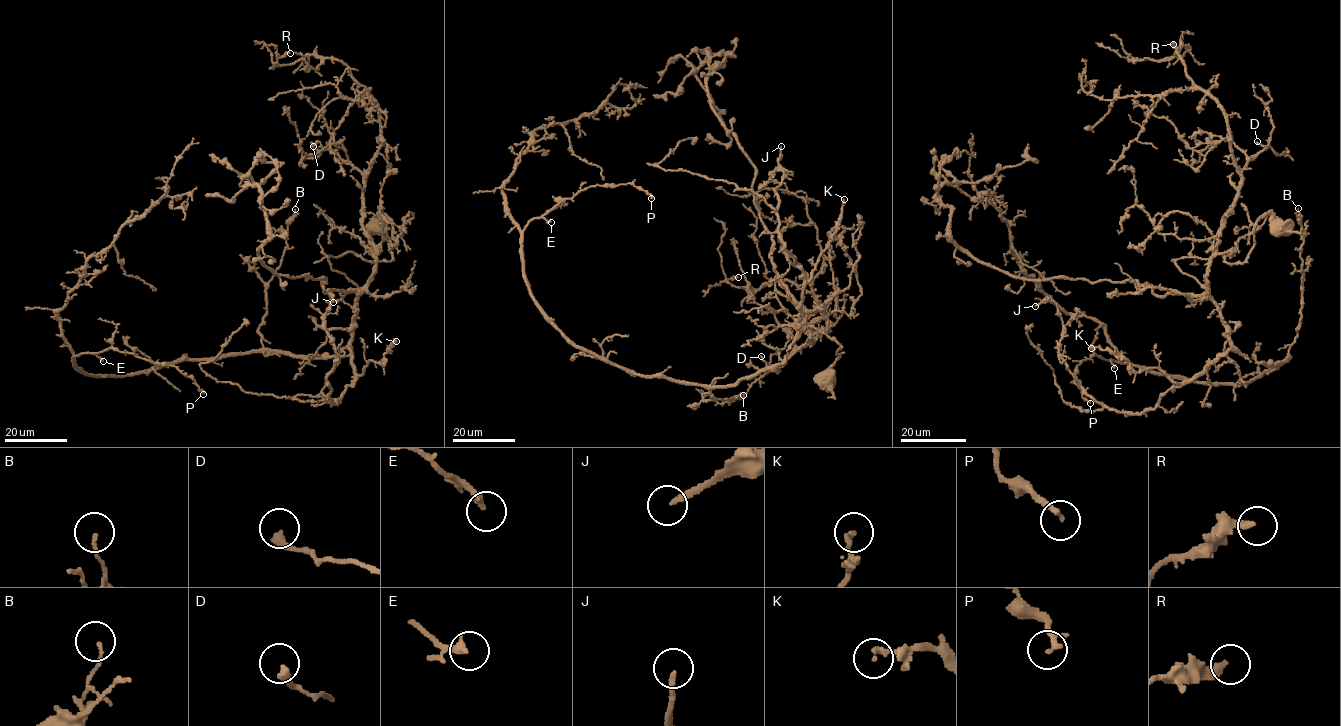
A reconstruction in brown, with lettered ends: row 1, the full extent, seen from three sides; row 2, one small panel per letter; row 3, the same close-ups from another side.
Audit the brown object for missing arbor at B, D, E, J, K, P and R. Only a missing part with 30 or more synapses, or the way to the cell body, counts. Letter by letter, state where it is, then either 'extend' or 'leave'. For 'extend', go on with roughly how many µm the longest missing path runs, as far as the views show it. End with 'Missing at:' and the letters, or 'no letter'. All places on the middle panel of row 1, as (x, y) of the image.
B: at (743, 395); leave
D: at (761, 356); leave
E: at (551, 222); leave
J: at (781, 146); leave
K: at (844, 199); leave
P: at (651, 198); leave
R: at (738, 277); leave
Missing at: no letter

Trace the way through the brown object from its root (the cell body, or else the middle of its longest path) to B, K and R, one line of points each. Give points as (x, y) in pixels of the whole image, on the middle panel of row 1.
B: (826, 378), (840, 346), (783, 307), (777, 279), (806, 309), (801, 333), (782, 363), (706, 394), (743, 395)
K: (826, 378), (840, 346), (796, 320), (775, 282), (806, 309), (800, 332), (803, 288), (836, 230), (844, 199)
R: (826, 378), (840, 346), (775, 282), (824, 312), (813, 341), (816, 298), (738, 277)

